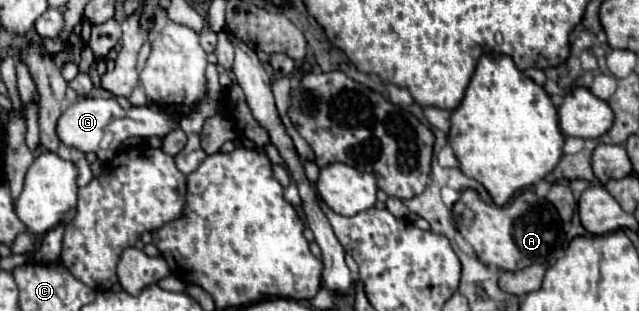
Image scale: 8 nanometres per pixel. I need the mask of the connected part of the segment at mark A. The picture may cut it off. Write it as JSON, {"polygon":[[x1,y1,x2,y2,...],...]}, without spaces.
{"polygon":[[463,190,451,212,457,230,475,248,475,254,483,264,515,272,531,264,551,266,563,256,565,234,561,228,561,218,549,200,539,198,531,190,521,192,507,206,489,206,475,190]]}

